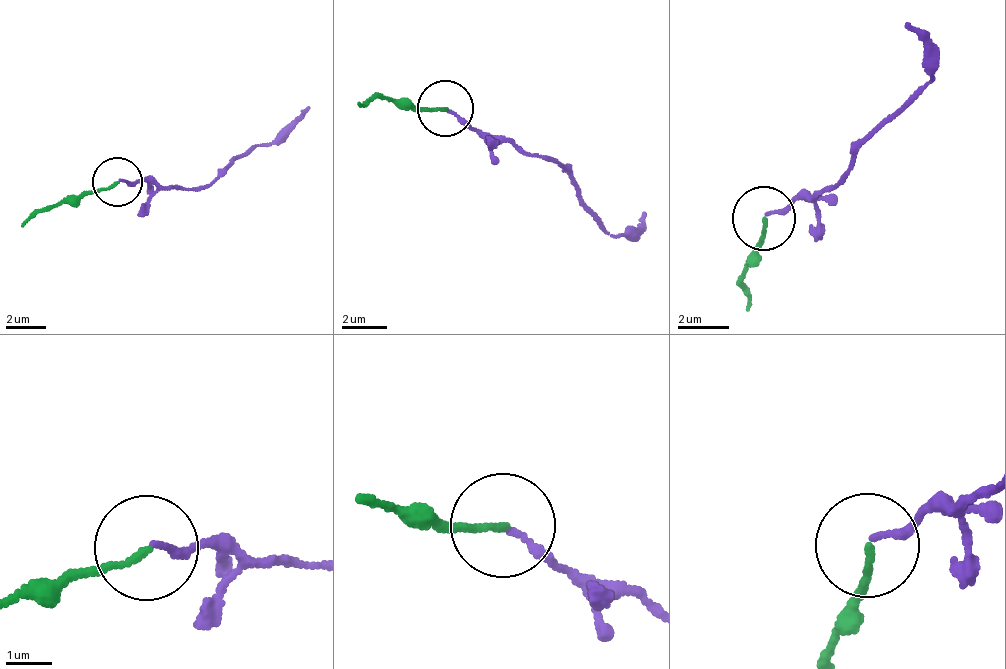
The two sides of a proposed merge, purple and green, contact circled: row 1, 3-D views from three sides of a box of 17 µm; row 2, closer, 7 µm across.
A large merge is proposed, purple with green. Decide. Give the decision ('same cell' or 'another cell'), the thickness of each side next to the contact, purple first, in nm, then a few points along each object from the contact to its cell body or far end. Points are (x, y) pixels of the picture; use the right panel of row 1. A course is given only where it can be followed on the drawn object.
another cell; calibres 140 and 140 nm; course purple (765, 216), (846, 174), (933, 83), (905, 24); course green (765, 216), (738, 276), (749, 309)

